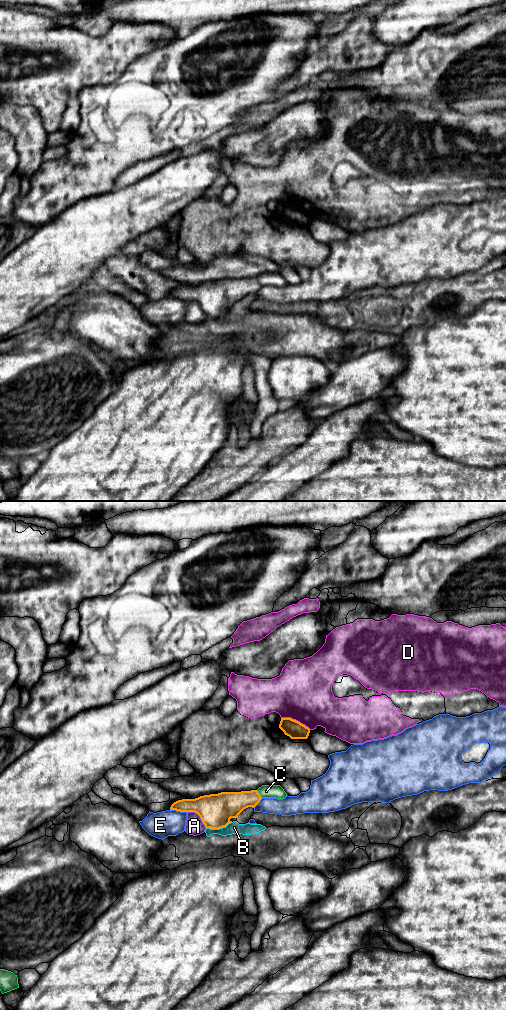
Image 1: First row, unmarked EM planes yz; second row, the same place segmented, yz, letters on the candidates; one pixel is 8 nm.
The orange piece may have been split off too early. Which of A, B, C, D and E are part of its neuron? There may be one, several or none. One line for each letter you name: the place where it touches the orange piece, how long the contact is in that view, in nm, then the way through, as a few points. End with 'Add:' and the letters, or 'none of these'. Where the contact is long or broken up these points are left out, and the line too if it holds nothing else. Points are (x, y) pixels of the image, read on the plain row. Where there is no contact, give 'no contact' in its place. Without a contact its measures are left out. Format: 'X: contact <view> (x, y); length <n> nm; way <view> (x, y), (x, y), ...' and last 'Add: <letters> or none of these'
Add: none of these

